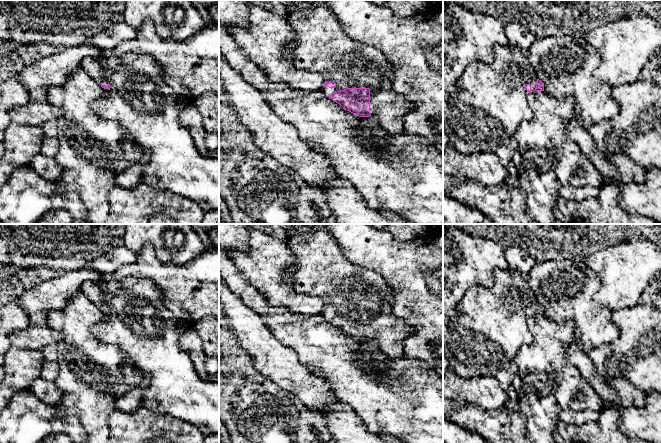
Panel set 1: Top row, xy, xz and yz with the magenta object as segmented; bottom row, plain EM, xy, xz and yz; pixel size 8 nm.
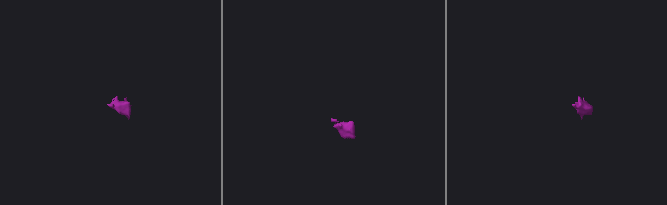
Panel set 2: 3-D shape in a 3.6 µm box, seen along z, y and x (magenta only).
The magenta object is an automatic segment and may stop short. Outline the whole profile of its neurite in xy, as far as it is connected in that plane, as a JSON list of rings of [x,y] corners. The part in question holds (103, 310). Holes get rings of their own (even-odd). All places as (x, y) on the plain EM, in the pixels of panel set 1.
[[[107,277],[102,282],[84,282],[81,291],[105,315],[103,321],[92,327],[93,336],[104,344],[119,348],[125,358],[121,370],[128,382],[128,391],[115,399],[117,409],[129,414],[148,409],[155,414],[198,426],[205,432],[219,433],[219,382],[204,380],[196,372],[190,357],[179,343],[180,335],[191,325],[167,309],[157,286],[150,280],[126,278],[117,281]],[[143,376],[148,376],[150,380],[146,388],[138,385]]]

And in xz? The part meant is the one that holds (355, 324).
[[[244,224],[248,229],[260,230],[282,240],[297,258],[298,264],[292,274],[295,290],[319,297],[324,302],[322,316],[340,328],[345,334],[359,341],[375,340],[380,350],[390,358],[404,357],[404,341],[415,329],[392,311],[393,294],[385,279],[376,271],[350,262],[333,239],[328,224]]]

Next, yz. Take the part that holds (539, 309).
[[[496,269],[493,286],[491,288],[481,285],[471,286],[460,301],[458,311],[459,315],[455,318],[443,315],[443,355],[448,360],[451,370],[464,379],[493,376],[510,399],[518,399],[512,386],[513,377],[517,374],[515,357],[524,345],[533,342],[528,318],[533,315],[544,315],[544,309],[537,302],[526,277],[508,269]]]

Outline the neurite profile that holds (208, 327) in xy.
[[[204,317],[192,324],[199,334],[207,357],[219,359],[219,318]]]

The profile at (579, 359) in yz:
[[[577,340],[569,347],[567,361],[593,387],[596,393],[603,399],[605,406],[616,410],[622,409],[614,383],[607,381],[598,373],[589,358],[588,352],[581,348]]]

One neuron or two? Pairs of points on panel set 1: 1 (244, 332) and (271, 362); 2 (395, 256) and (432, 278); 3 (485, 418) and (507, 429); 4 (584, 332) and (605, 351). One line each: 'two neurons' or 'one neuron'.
1: one neuron
2: two neurons
3: one neuron
4: two neurons

